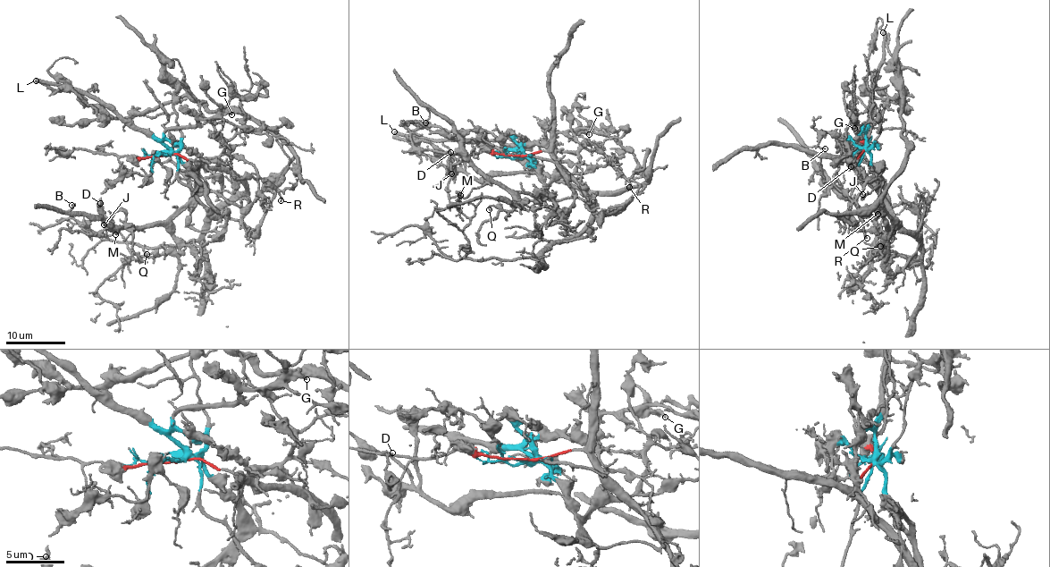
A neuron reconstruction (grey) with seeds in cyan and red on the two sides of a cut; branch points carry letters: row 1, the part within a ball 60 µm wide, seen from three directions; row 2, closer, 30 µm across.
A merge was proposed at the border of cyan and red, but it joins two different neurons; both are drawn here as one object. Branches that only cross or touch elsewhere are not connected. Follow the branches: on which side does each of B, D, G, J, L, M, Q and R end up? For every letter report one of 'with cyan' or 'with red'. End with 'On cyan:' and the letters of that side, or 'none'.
B: with cyan
D: with cyan
G: with cyan
J: with cyan
L: with cyan
M: with cyan
Q: with cyan
R: with cyan
On cyan: B, D, G, J, L, M, Q, R

